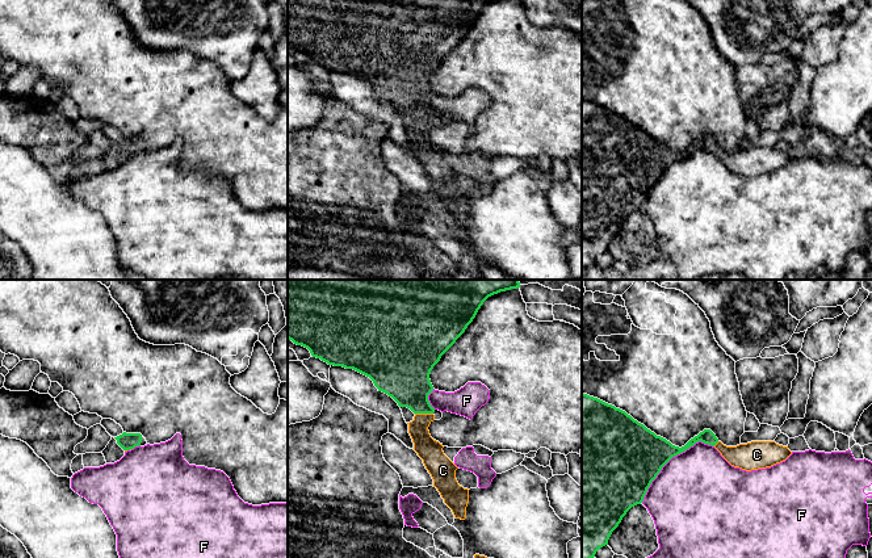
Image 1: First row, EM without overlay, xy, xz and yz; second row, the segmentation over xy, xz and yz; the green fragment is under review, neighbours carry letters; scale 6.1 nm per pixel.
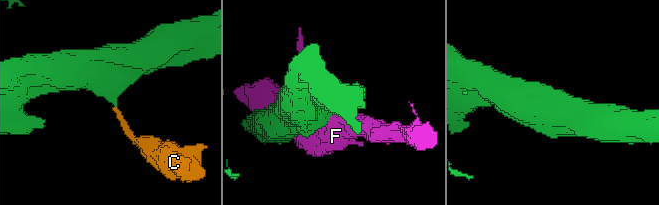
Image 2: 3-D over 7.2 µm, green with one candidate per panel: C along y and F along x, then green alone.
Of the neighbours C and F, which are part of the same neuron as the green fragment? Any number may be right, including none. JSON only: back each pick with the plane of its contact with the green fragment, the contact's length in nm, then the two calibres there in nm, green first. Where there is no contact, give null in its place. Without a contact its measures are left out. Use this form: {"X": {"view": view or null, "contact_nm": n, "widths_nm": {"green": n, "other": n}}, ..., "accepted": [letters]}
{"C": {"view": "xz", "contact_nm": 110, "widths_nm": {"green": 300, "other": 150}}, "accepted": ["C"]}

